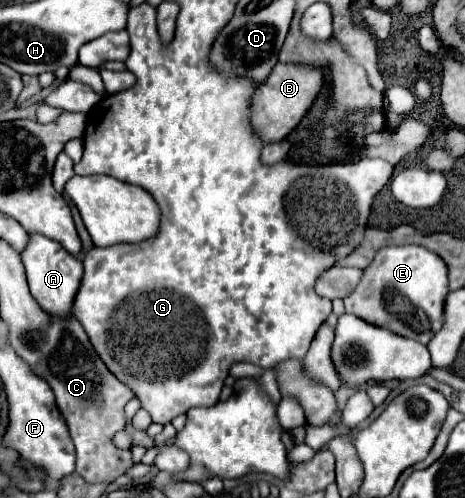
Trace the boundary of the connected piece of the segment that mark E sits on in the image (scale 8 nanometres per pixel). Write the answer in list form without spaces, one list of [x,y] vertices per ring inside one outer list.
[[[389,246],[381,248],[371,266],[363,270],[363,280],[359,282],[355,292],[345,298],[345,310],[363,318],[369,324],[387,328],[393,334],[427,344],[439,332],[439,328],[443,328],[443,304],[449,292],[447,286],[447,264],[443,264],[443,260],[435,252],[423,246]]]

